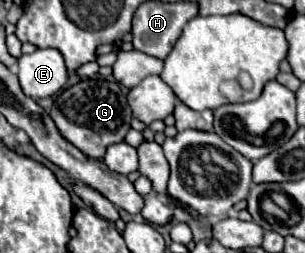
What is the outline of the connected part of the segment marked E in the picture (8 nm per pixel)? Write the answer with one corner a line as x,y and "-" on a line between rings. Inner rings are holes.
36,49
18,59
18,79
24,93
32,99
54,95
66,84
68,71
58,49

